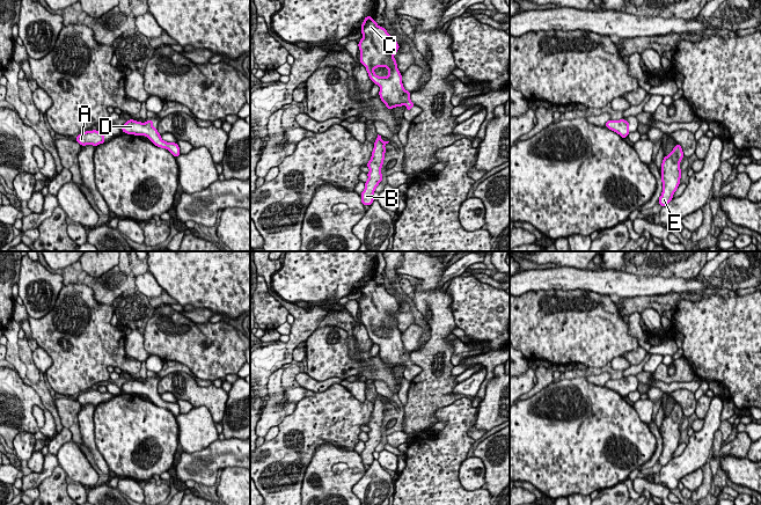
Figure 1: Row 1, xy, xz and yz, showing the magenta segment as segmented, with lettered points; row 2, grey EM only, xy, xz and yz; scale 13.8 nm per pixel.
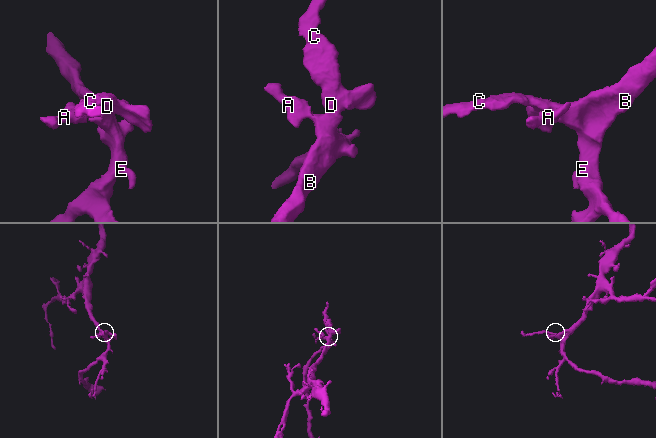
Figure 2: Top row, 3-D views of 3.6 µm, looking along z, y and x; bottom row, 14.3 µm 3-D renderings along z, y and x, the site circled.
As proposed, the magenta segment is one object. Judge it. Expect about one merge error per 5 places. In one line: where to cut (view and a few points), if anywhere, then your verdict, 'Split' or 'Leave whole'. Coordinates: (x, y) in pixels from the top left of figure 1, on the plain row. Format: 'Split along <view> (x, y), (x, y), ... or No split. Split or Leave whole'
No split. Leave whole

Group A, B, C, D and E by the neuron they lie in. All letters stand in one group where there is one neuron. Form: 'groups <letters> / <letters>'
groups A B C D E

